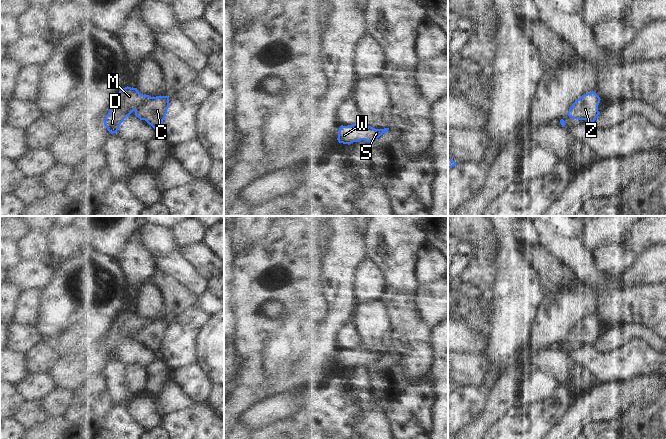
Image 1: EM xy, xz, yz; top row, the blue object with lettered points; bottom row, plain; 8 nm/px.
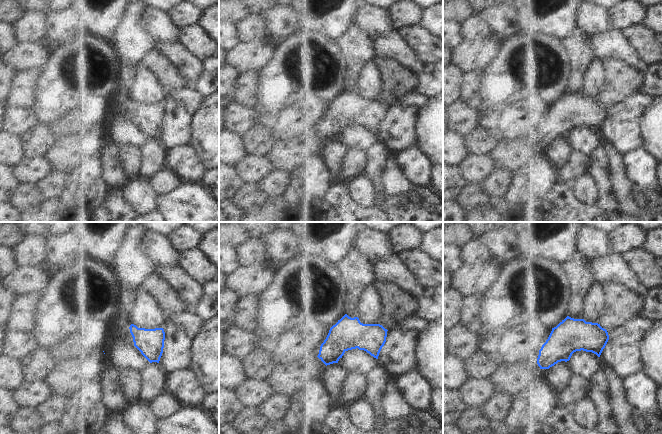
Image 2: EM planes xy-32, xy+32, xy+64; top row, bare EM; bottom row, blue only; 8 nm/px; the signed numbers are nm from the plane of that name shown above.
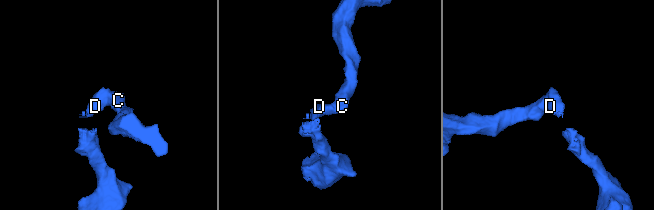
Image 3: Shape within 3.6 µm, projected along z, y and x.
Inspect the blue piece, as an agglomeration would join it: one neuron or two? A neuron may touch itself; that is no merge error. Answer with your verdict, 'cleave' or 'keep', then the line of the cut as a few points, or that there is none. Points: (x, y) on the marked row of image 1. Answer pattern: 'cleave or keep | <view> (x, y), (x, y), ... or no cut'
keep | no cut

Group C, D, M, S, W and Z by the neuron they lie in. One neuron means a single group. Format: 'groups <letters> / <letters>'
groups C D M S W Z

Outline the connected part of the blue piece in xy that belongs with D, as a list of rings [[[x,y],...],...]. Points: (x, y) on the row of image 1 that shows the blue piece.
[[[127,86],[114,96],[104,125],[111,134],[116,133],[124,119],[134,111],[136,117],[145,120],[155,130],[161,132],[168,107],[168,96],[151,97],[139,93],[137,88]]]

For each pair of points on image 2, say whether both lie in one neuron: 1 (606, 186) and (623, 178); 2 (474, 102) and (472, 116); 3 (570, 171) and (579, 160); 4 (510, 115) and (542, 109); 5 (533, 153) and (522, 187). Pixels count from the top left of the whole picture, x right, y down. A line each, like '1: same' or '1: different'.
1: different
2: different
3: same
4: same
5: different

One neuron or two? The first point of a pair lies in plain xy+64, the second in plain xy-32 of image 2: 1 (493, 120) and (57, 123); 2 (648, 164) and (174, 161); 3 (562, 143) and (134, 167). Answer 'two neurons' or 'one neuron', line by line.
1: one neuron
2: one neuron
3: two neurons

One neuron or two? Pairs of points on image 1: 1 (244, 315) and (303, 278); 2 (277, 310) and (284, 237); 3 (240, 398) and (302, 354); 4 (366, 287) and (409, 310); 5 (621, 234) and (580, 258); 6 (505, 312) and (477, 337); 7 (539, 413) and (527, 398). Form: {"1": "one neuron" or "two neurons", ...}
{"1": "one neuron", "2": "one neuron", "3": "one neuron", "4": "two neurons", "5": "two neurons", "6": "two neurons", "7": "two neurons"}

